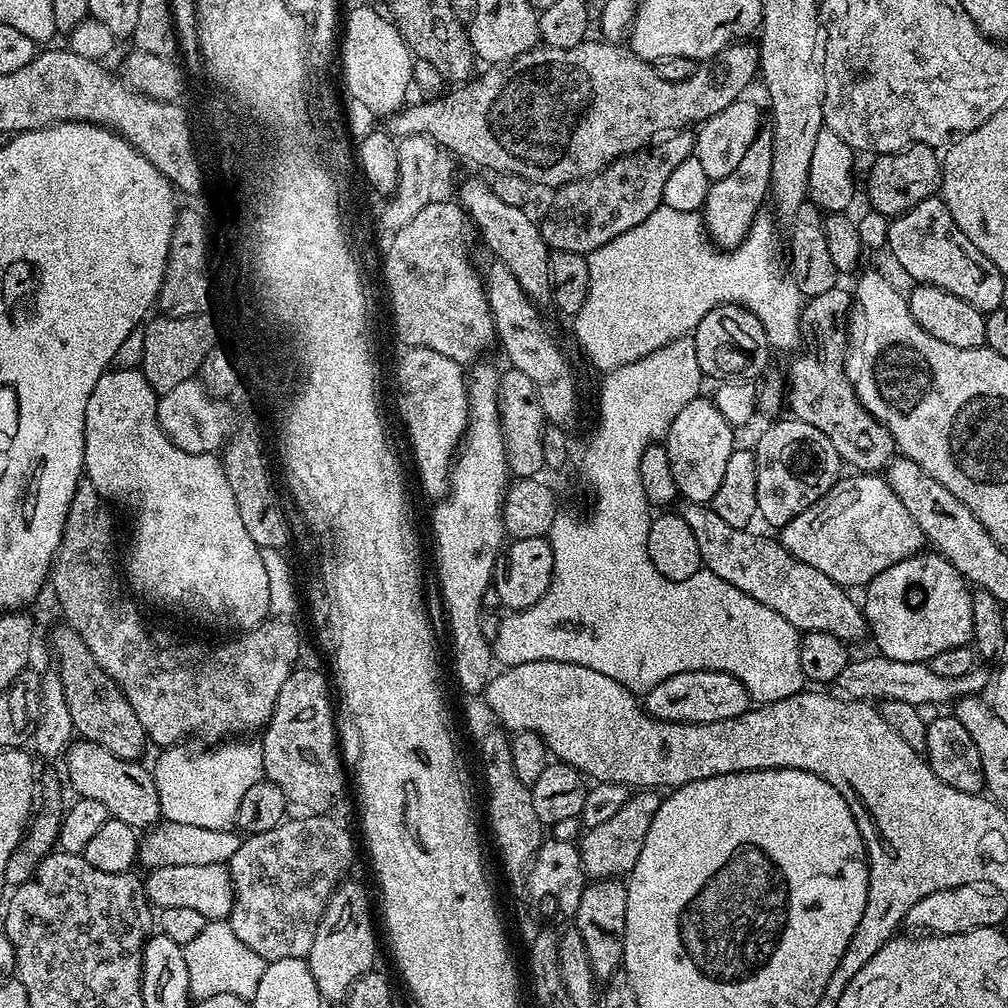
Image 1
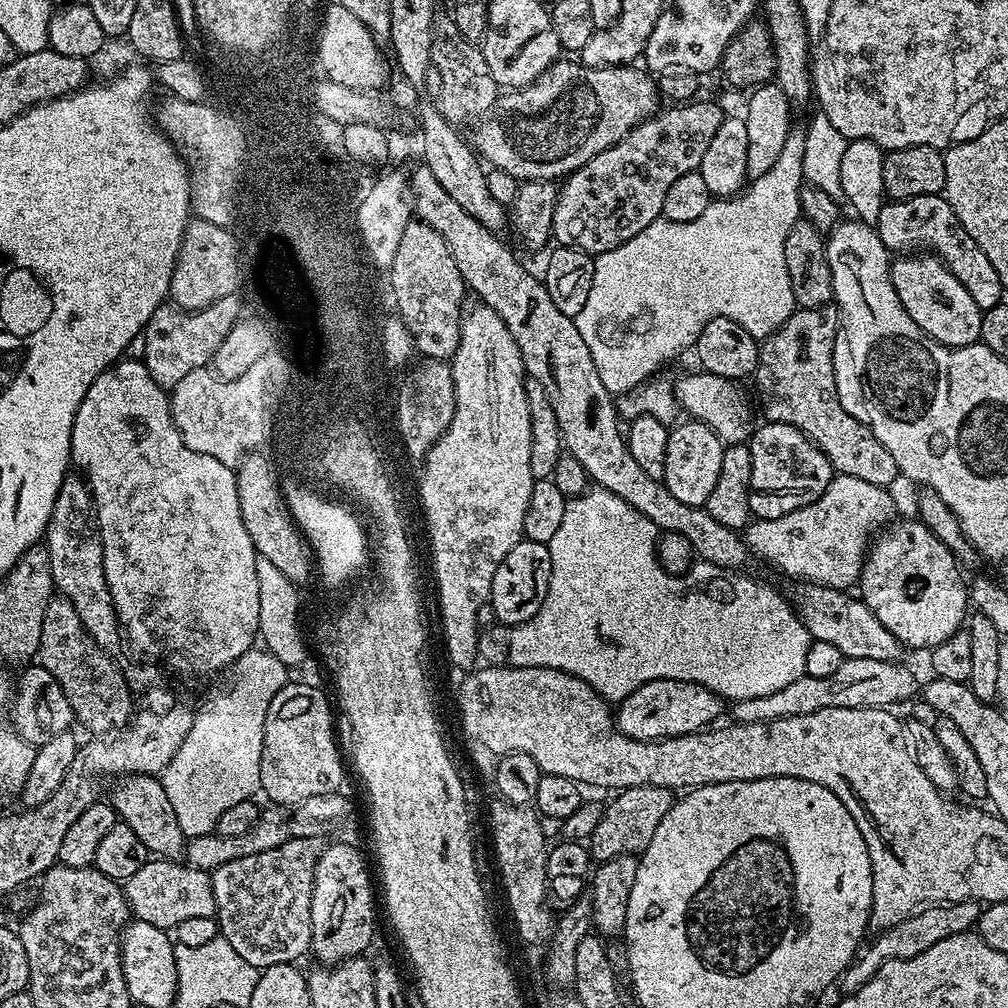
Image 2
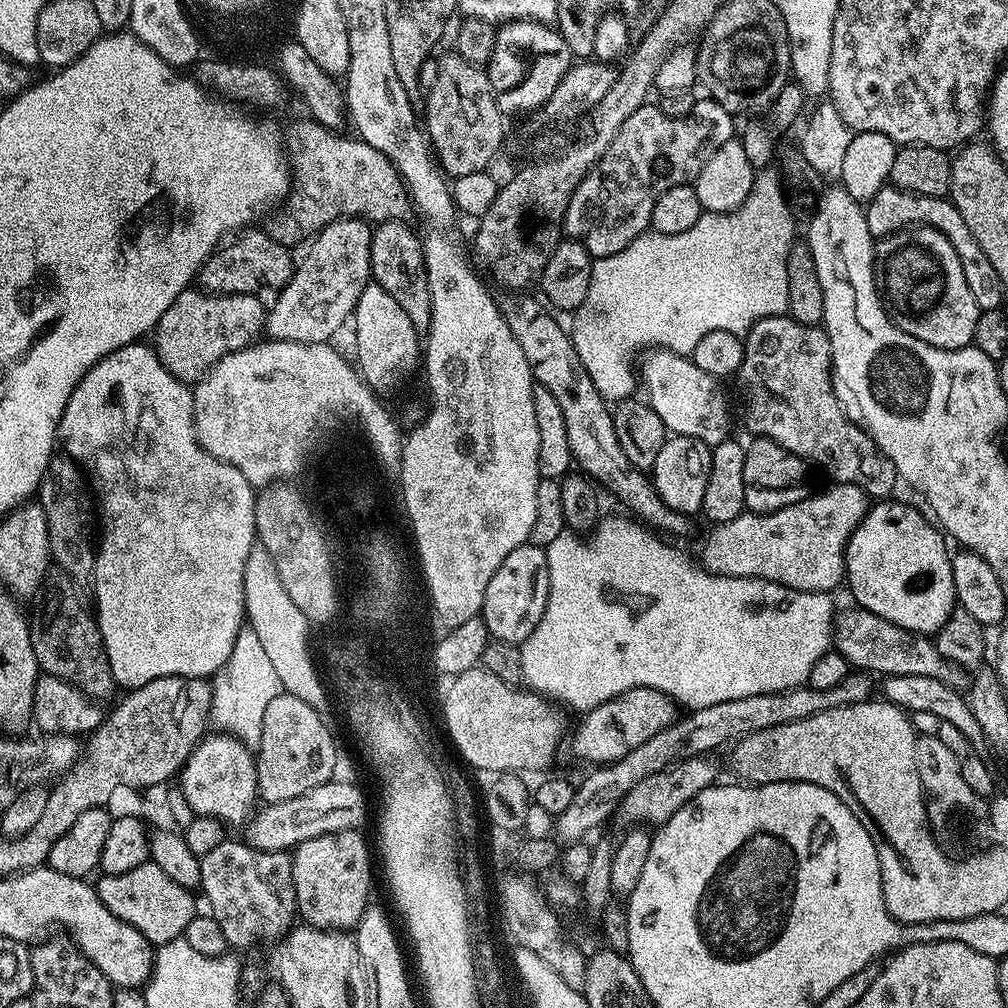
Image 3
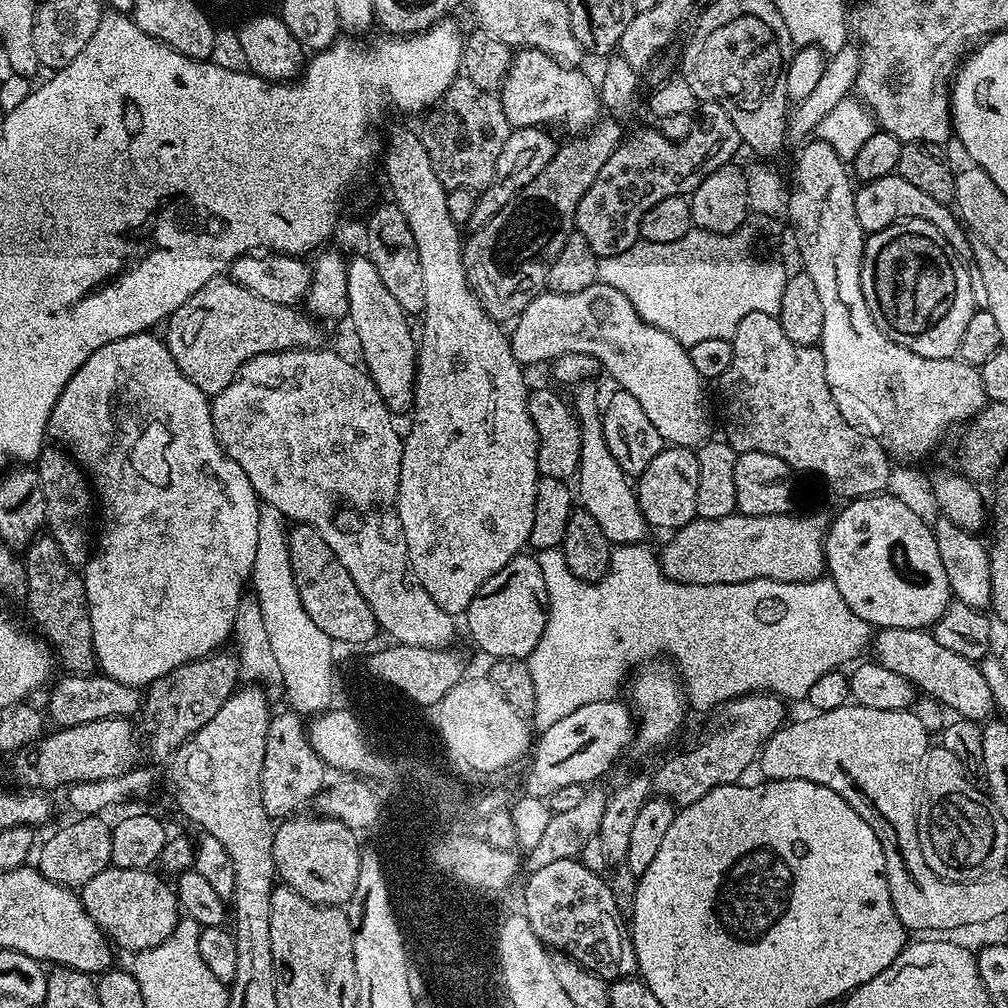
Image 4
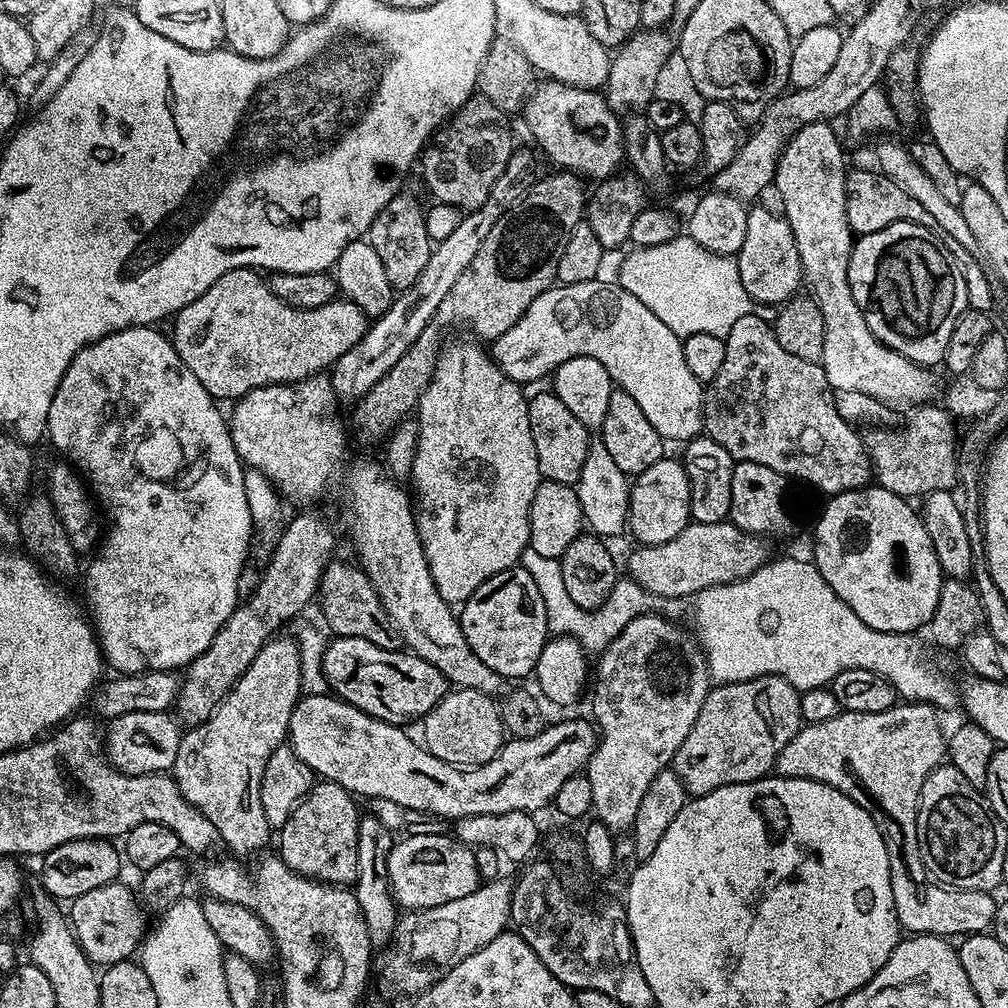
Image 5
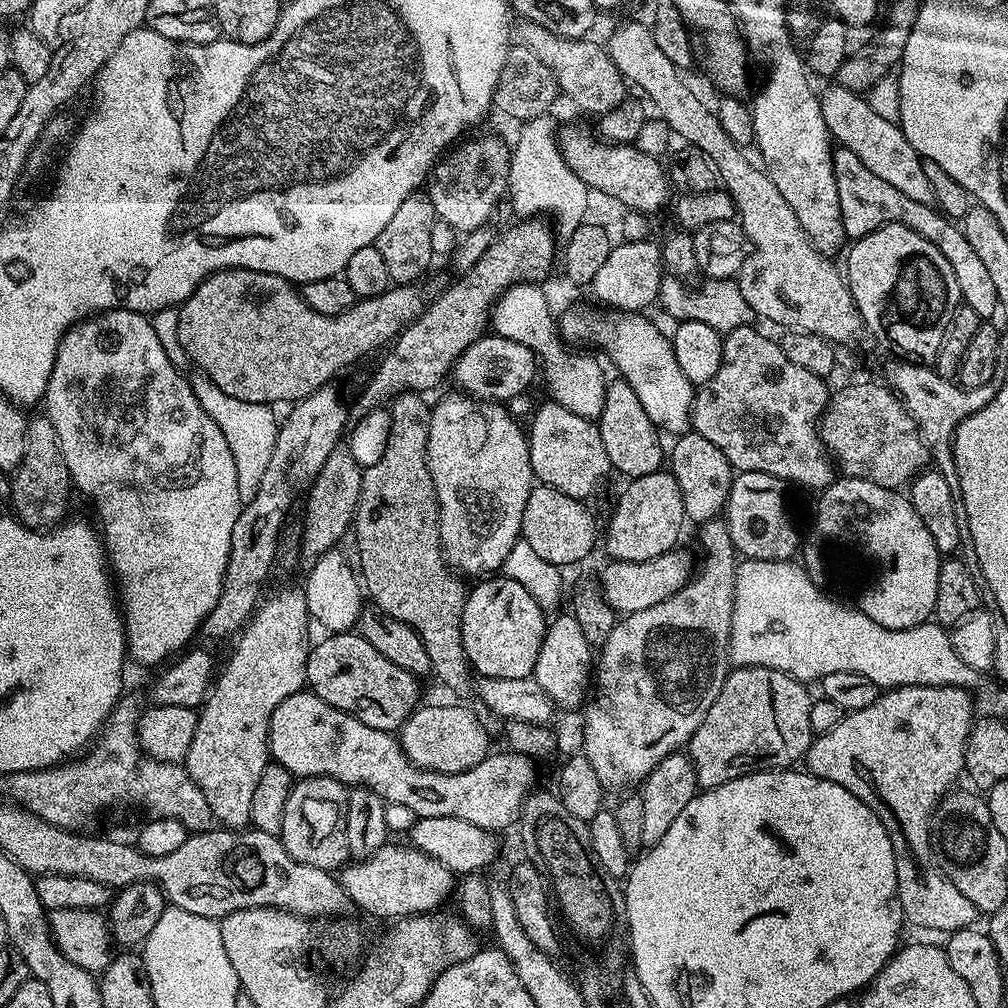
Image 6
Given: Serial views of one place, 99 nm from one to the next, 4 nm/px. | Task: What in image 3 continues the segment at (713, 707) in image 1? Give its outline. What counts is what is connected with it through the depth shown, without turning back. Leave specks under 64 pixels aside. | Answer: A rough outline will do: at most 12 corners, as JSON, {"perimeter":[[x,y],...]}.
{"perimeter":[[635,688],[583,713],[572,752],[613,764],[678,718],[662,690]]}

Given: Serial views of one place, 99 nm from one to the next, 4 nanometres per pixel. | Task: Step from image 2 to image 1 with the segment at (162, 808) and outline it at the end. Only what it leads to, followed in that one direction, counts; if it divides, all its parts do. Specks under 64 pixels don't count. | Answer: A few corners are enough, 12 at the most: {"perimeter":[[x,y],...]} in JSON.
{"perimeter":[[79,738],[62,763],[79,798],[137,830],[161,823],[143,763]]}

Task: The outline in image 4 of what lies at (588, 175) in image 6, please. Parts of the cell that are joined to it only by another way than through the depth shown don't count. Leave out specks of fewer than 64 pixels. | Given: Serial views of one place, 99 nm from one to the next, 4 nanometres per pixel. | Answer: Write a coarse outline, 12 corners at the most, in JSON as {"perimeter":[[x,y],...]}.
{"perimeter":[[519,49],[498,89],[512,128],[591,129],[594,80]]}

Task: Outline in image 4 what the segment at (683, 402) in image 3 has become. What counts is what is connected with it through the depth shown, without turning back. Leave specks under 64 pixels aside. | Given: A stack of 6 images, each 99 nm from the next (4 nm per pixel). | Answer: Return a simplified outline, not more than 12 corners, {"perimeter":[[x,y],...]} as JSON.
{"perimeter":[[597,282],[540,293],[522,366],[593,356],[665,443],[711,437],[688,348]]}

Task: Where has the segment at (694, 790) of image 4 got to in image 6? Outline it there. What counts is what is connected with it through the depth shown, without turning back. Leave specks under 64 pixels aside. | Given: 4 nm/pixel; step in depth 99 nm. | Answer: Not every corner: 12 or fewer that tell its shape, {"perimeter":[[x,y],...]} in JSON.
{"perimeter":[[733,667],[686,755],[701,789],[788,770],[813,693]]}

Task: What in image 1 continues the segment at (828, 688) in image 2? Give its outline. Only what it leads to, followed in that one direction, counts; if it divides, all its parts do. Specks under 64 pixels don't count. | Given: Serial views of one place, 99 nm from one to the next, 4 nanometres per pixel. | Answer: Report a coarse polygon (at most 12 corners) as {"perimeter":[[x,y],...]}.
{"perimeter":[[853,659],[835,687],[865,702],[951,705],[990,684],[983,666],[942,678],[927,663]]}

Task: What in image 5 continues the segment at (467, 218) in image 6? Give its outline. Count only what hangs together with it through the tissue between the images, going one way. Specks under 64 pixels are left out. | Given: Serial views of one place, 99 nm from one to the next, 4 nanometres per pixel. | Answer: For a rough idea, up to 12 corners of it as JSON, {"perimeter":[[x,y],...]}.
{"perimeter":[[473,98],[418,160],[435,203],[486,202],[514,151],[506,113]]}

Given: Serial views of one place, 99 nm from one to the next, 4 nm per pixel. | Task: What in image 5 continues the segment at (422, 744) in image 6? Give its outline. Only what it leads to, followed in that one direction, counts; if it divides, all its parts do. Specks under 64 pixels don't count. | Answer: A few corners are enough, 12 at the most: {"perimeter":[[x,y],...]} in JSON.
{"perimeter":[[456,688],[423,717],[442,762],[490,762],[506,742],[497,701]]}

